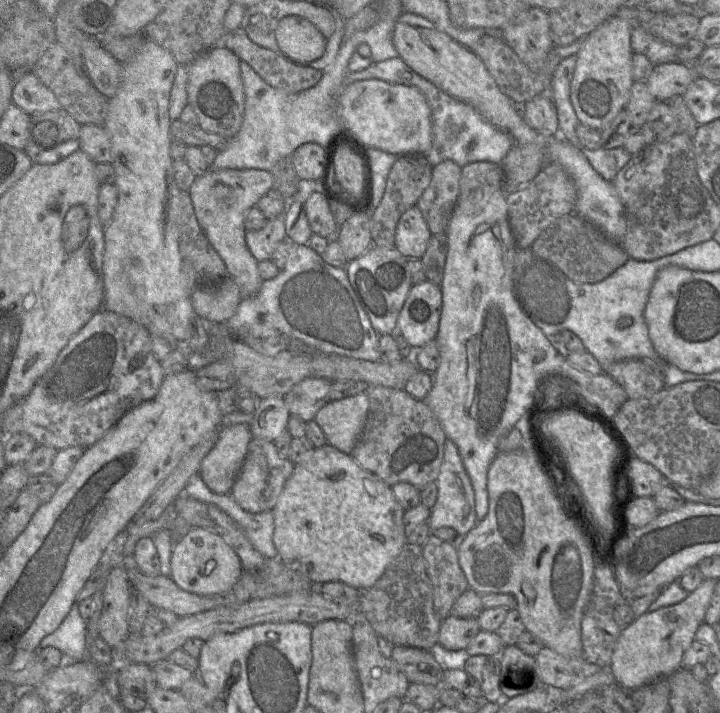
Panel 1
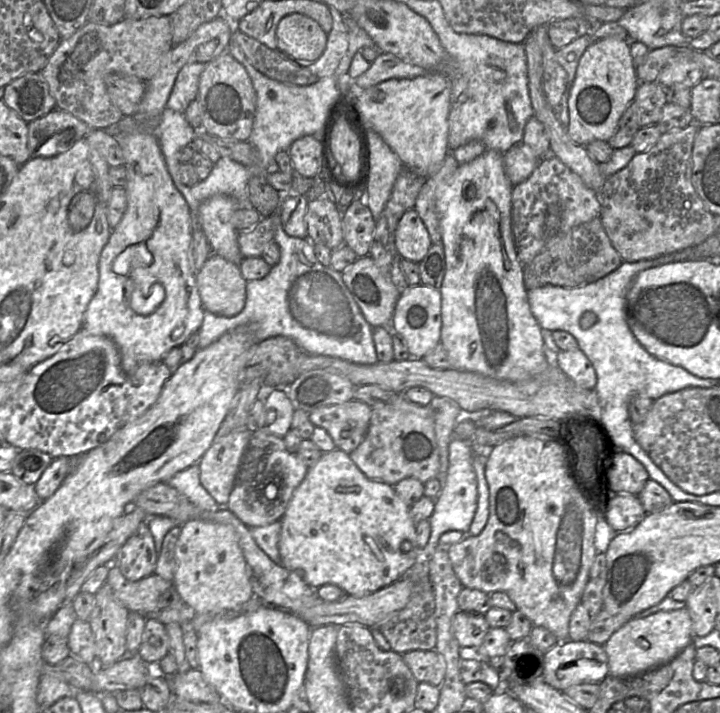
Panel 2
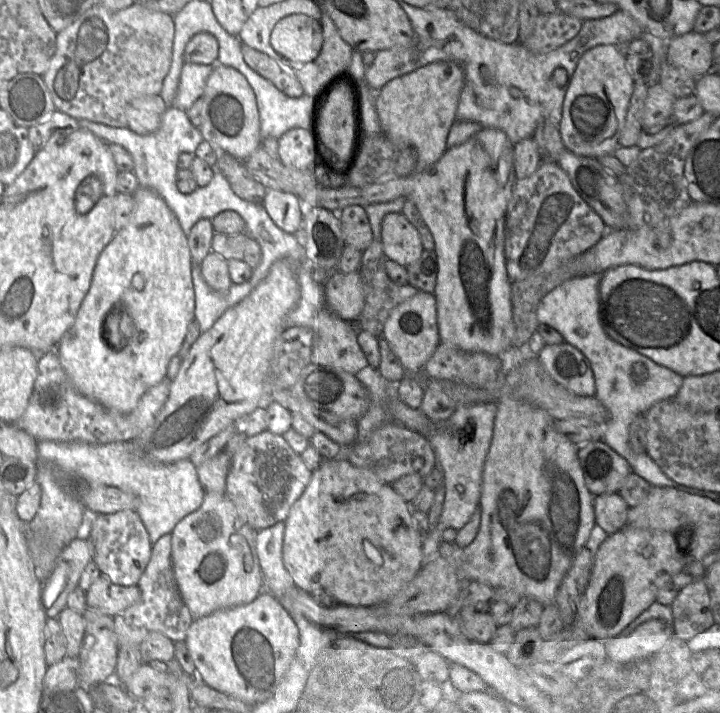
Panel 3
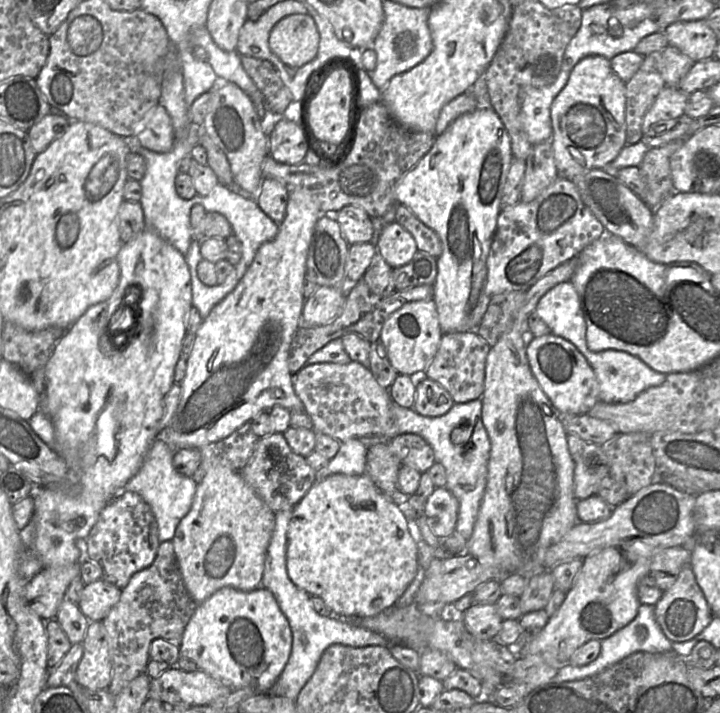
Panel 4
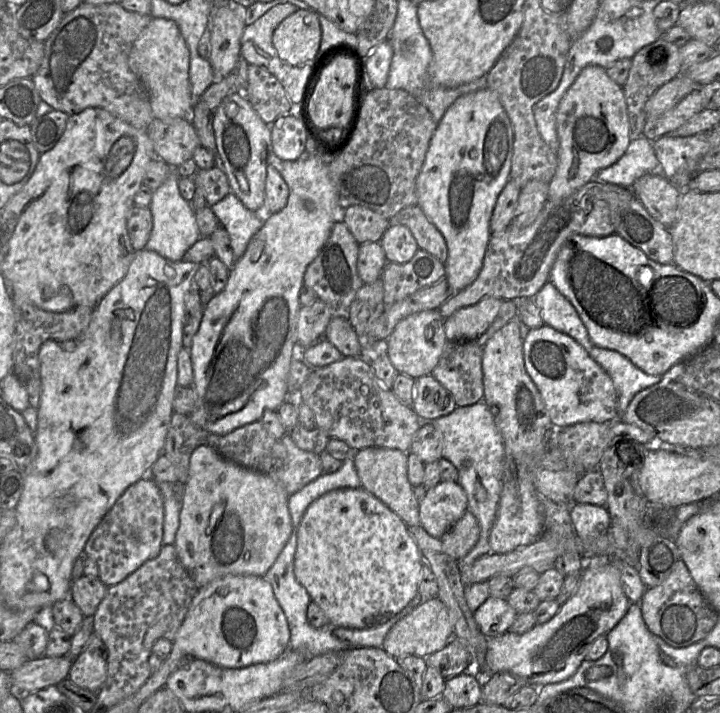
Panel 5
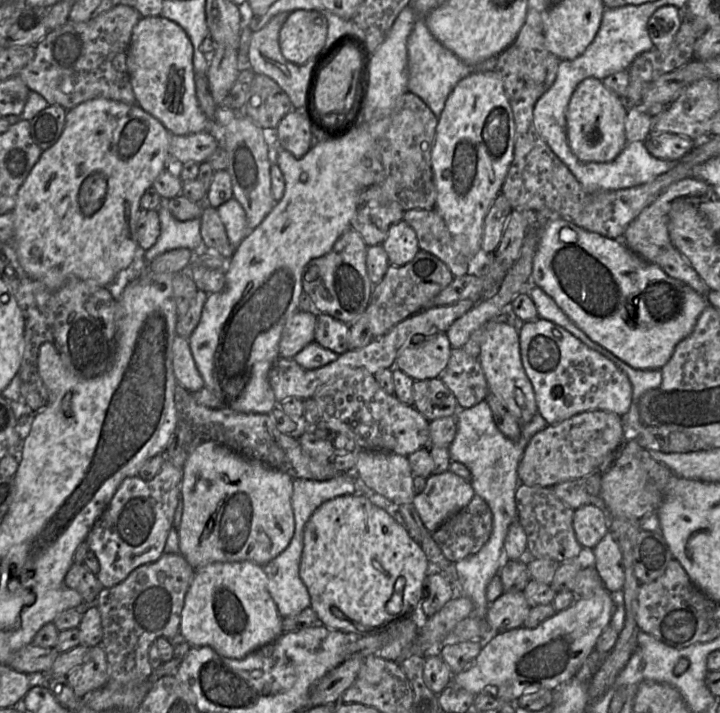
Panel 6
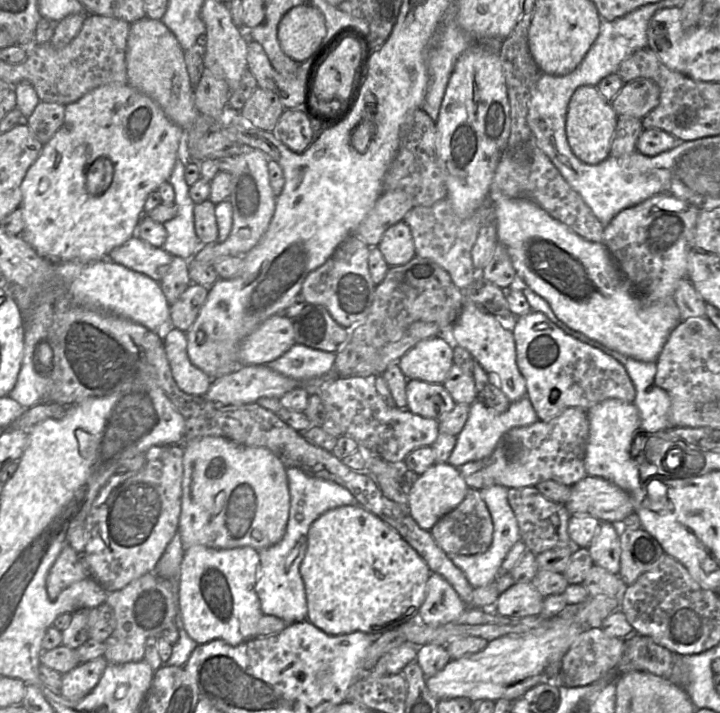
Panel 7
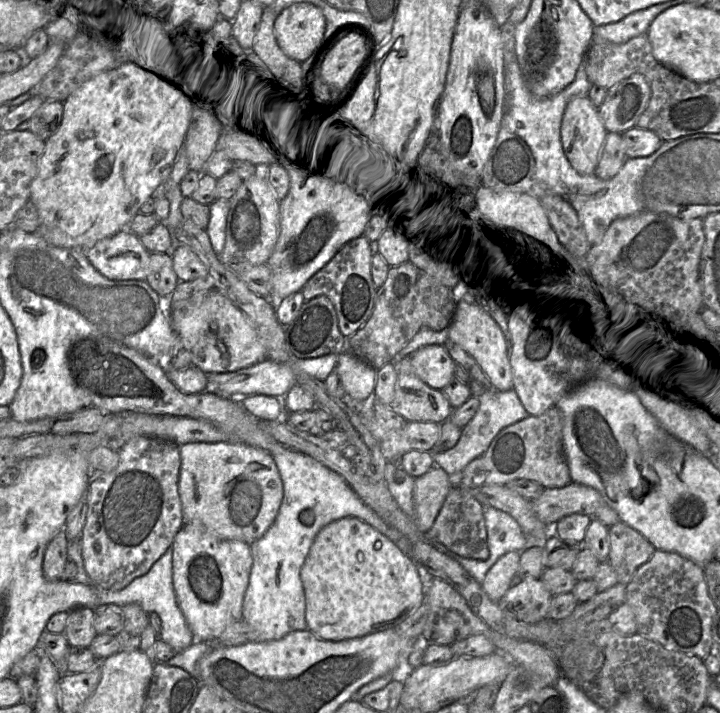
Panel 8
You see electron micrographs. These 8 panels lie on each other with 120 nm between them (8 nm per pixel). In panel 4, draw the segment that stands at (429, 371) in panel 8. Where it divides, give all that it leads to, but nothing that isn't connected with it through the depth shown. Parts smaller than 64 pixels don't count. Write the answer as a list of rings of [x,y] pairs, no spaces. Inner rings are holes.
[[[430,299],[406,303],[392,313],[383,325],[380,341],[397,373],[410,376],[426,370],[438,350],[442,336],[436,304]]]

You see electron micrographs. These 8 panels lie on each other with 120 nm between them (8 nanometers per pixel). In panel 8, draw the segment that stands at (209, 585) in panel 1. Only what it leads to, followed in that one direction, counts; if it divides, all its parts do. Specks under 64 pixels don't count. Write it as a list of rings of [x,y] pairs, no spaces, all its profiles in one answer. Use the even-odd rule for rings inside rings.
[[[240,441],[189,442],[180,446],[179,495],[185,522],[198,523],[210,533],[248,544],[273,524],[283,500],[283,483],[271,454]]]

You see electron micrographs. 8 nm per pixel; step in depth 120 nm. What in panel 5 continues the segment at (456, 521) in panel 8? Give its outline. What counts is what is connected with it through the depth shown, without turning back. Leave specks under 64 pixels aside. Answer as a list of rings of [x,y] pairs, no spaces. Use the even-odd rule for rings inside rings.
[[[466,511],[440,539],[445,552],[459,561],[472,550],[479,536],[480,526],[477,518]]]

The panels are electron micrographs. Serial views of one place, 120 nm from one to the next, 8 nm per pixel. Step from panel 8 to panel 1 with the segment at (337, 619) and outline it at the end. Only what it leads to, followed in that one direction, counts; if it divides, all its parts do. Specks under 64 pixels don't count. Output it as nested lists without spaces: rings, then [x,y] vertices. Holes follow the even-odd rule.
[[[329,443],[313,448],[299,463],[295,464],[294,471],[286,481],[272,511],[274,516],[273,542],[278,551],[278,556],[291,569],[305,573],[317,587],[326,582],[340,581],[358,590],[368,589],[382,576],[388,565],[408,543],[403,523],[405,509],[396,499],[392,487],[378,476],[363,469],[351,454],[341,452]]]

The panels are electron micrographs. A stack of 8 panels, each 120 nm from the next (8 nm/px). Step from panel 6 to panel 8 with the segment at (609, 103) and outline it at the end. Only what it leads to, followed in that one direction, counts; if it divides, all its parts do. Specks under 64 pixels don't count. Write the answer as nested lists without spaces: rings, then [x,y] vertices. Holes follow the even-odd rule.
[[[586,95],[569,100],[561,122],[561,143],[565,156],[577,172],[594,174],[607,133],[599,116],[598,107]]]

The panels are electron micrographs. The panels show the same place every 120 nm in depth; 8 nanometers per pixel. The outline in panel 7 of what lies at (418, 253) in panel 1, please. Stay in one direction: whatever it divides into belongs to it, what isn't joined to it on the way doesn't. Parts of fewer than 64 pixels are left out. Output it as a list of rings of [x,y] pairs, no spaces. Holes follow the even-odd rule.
[[[404,221],[385,231],[378,248],[389,267],[402,266],[416,255],[411,230]]]

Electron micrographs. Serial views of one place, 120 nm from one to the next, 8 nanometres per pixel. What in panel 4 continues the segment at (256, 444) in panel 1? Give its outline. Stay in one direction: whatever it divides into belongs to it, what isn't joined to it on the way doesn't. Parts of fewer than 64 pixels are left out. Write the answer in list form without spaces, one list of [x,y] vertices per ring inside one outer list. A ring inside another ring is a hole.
[[[277,432],[259,438],[240,473],[274,513],[293,510],[316,480],[316,471],[306,462],[305,457],[293,452],[284,435]]]

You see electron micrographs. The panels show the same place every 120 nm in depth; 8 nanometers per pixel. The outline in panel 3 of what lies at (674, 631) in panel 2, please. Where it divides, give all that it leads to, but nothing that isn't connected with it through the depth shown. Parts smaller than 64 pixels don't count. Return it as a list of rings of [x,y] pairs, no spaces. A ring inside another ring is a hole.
[[[660,620],[646,621],[631,634],[605,641],[608,660],[629,662],[651,656],[673,637],[670,625]]]

